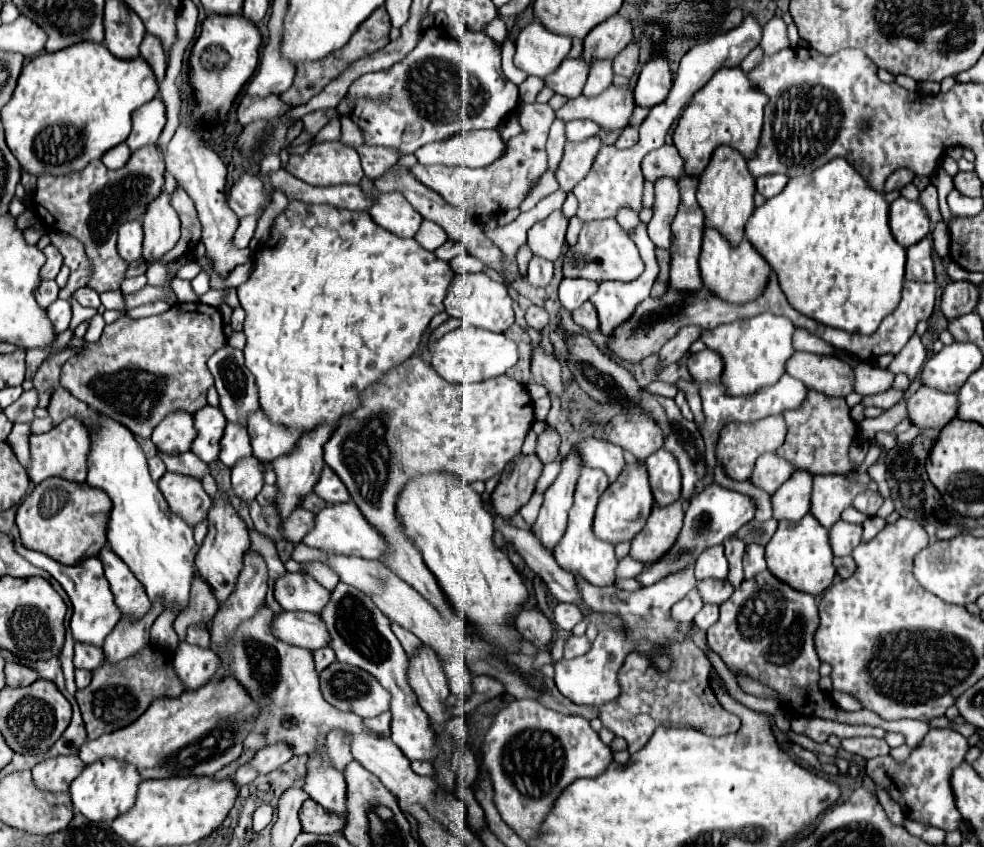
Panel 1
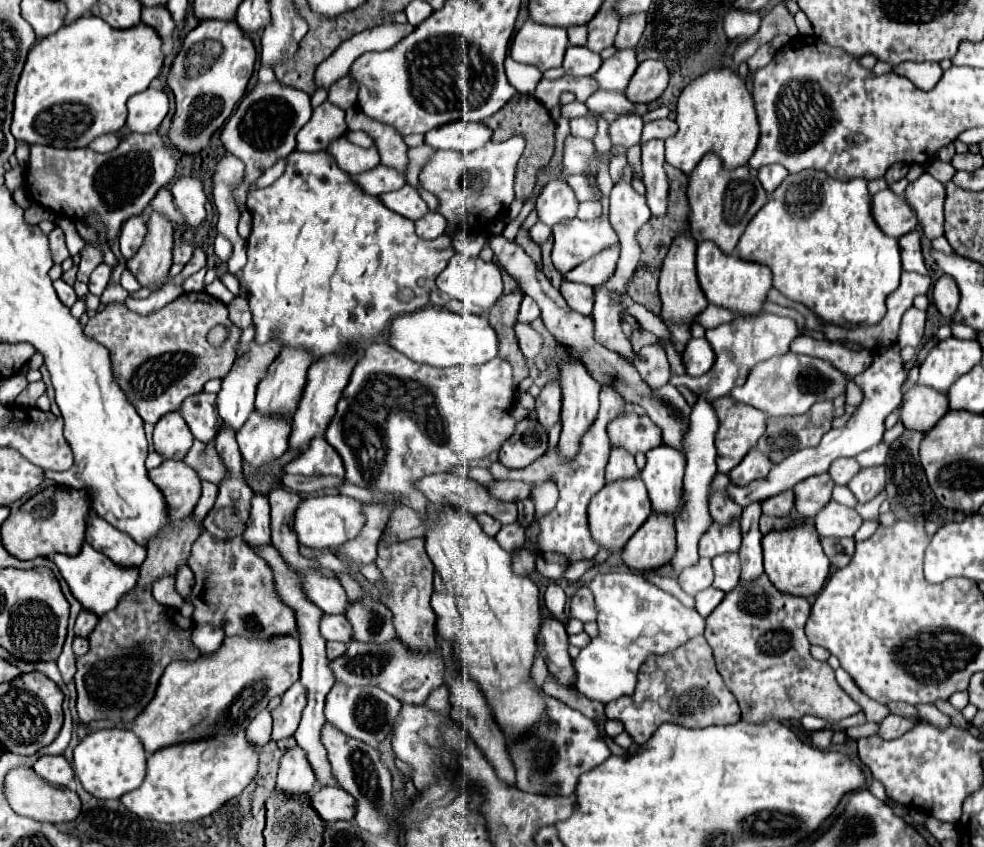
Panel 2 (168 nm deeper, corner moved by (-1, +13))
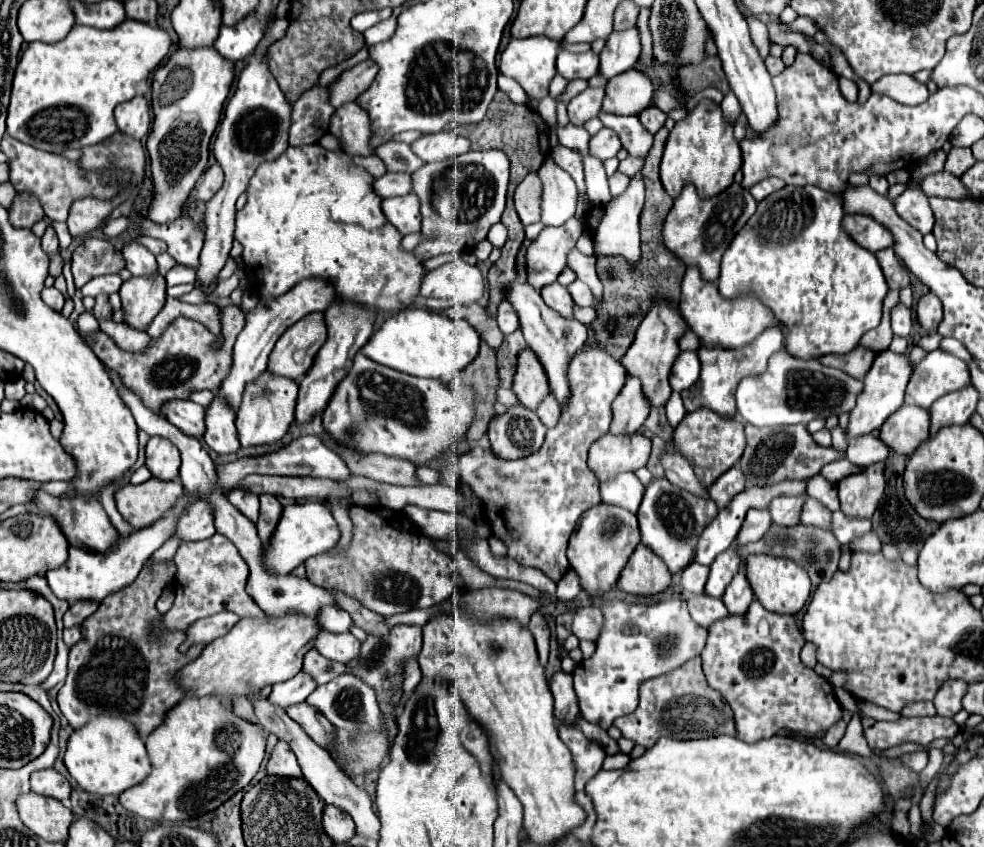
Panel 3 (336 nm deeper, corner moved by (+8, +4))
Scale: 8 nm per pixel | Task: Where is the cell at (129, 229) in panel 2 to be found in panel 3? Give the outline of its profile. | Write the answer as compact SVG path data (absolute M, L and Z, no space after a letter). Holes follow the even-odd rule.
M134 240L124 244L122 258L126 262L126 268L134 276L148 276L152 272L158 272L158 264L156 264L154 254L146 246L142 246L142 244L134 242Z

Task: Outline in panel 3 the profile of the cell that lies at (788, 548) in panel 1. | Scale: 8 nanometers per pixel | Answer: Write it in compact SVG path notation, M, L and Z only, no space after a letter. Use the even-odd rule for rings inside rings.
M750 554L746 558L746 576L748 582L756 594L756 598L762 602L762 606L770 612L784 612L784 614L796 614L804 608L804 604L810 598L812 582L810 576L802 566L798 566L790 558L778 558L768 554Z

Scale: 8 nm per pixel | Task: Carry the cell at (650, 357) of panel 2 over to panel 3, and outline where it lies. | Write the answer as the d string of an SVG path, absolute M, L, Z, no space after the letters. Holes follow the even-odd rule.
M638 378L626 380L622 392L614 400L614 422L610 426L612 434L632 434L636 432L652 410L650 400L642 390L642 382Z

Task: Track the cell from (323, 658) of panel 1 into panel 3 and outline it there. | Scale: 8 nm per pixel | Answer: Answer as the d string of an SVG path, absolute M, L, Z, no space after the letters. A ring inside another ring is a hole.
M310 650L304 656L304 670L314 678L314 682L318 686L322 686L322 684L334 680L336 676L344 674L346 672L346 664L322 658L322 654L318 654L316 650Z

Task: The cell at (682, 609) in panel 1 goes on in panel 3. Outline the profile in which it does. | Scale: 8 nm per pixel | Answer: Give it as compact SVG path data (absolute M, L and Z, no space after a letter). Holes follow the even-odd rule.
M690 562L680 576L680 584L686 592L692 594L702 594L704 592L704 584L708 578L708 566L702 566L698 562Z

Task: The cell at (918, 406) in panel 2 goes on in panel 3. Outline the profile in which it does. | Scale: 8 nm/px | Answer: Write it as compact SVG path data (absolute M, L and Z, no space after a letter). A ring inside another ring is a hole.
M902 406L880 428L882 442L898 454L912 454L930 436L930 412L920 406Z

